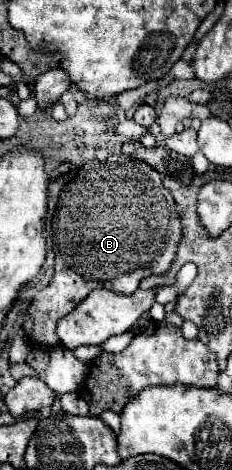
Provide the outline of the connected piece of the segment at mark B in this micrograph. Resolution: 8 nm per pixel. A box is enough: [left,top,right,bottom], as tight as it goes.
[23,156,181,348]

